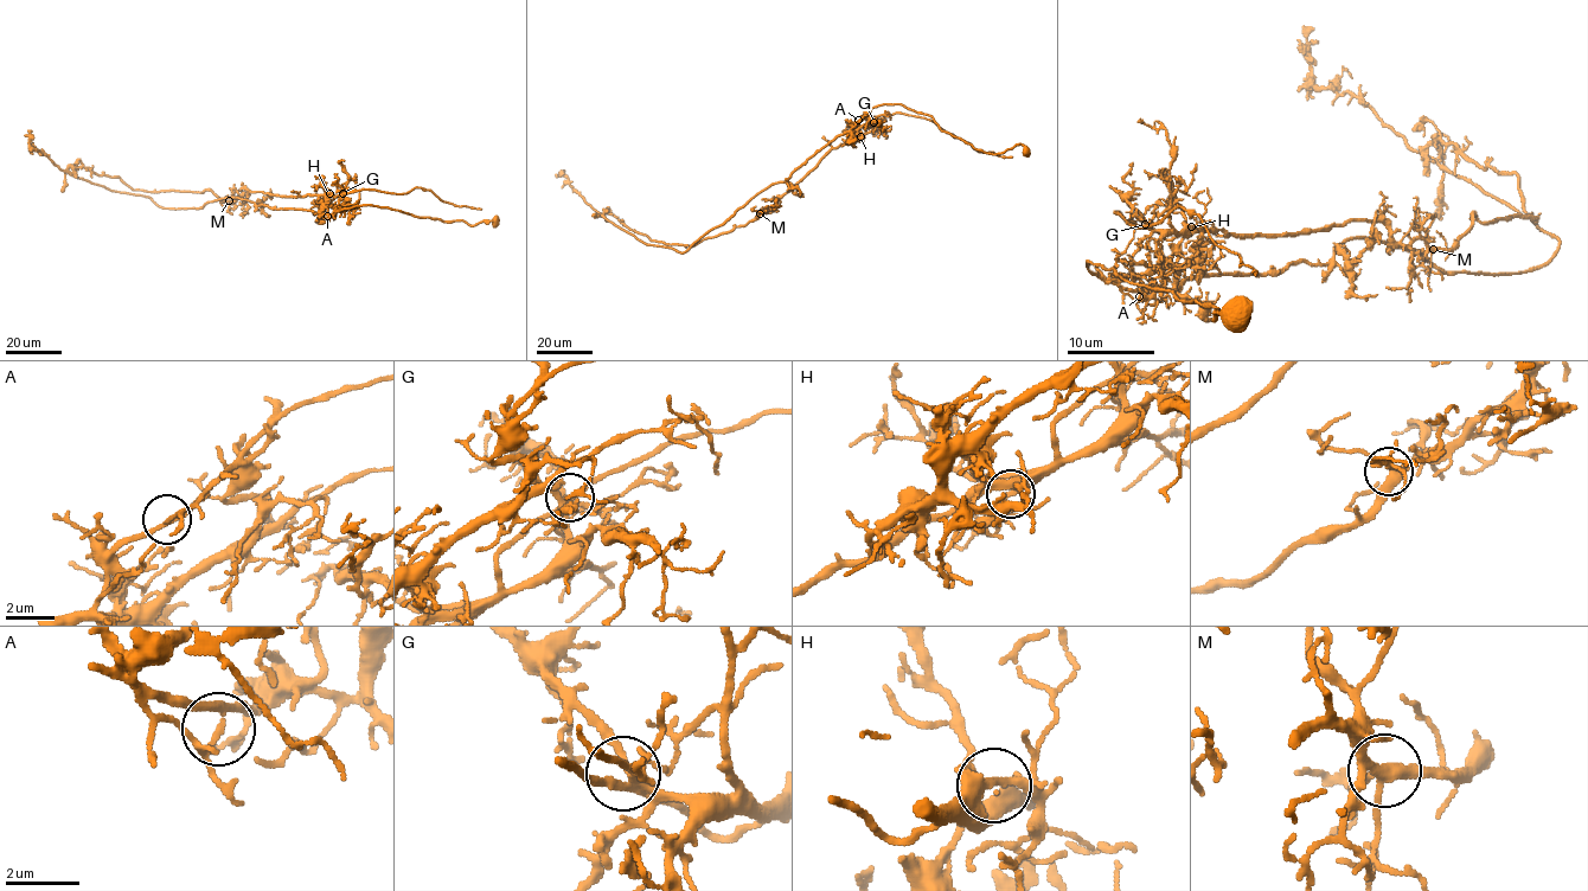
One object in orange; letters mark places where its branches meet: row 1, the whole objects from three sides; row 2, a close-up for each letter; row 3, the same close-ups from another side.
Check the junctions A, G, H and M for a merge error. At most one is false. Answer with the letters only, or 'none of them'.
A

